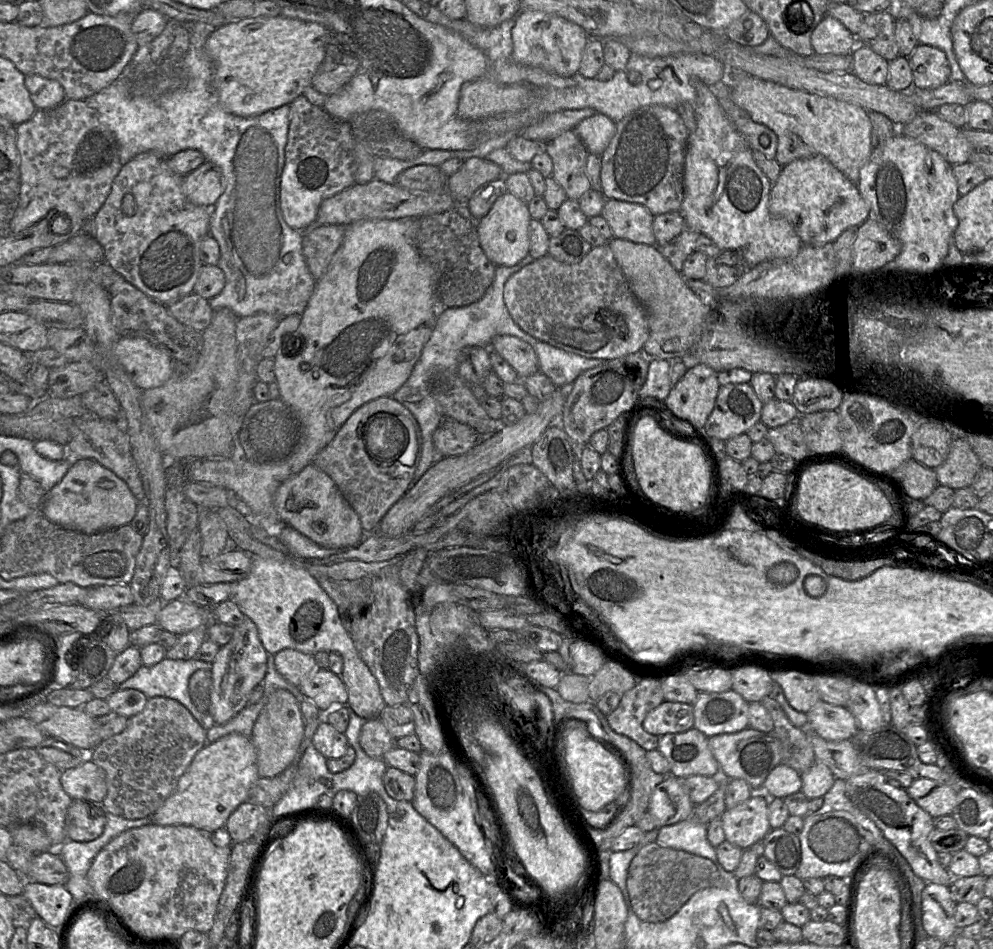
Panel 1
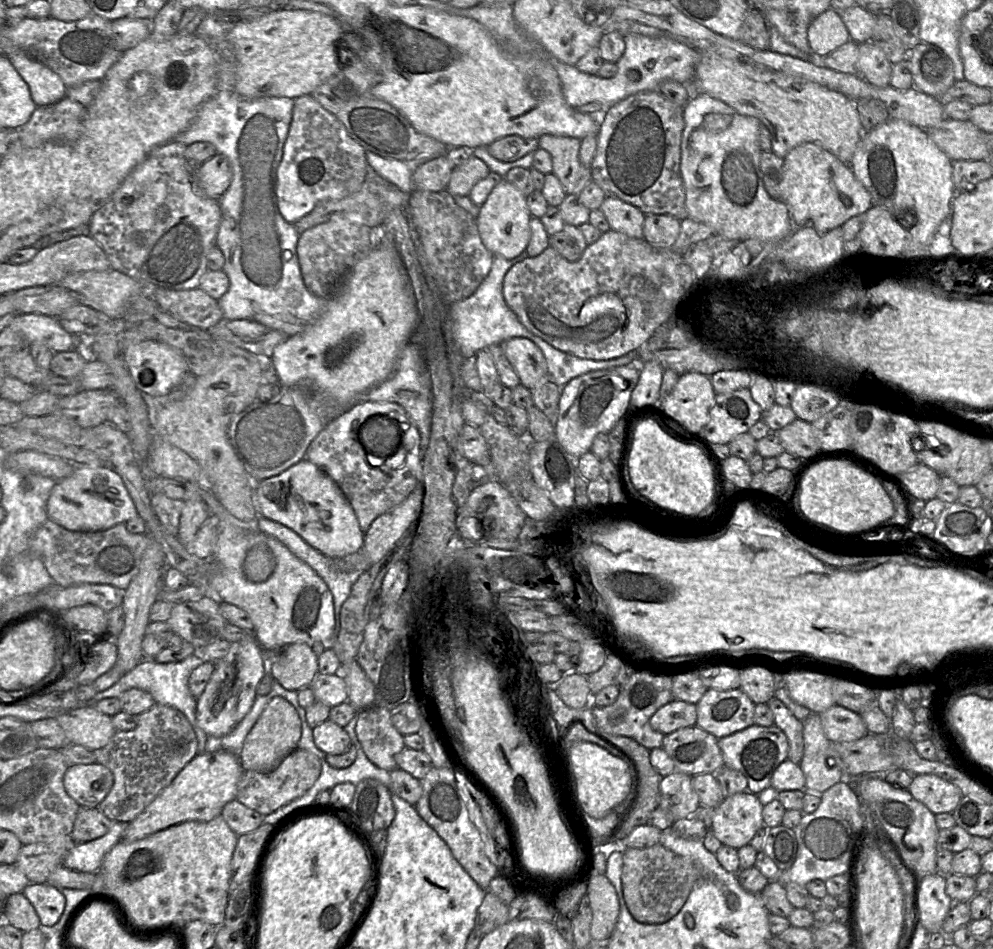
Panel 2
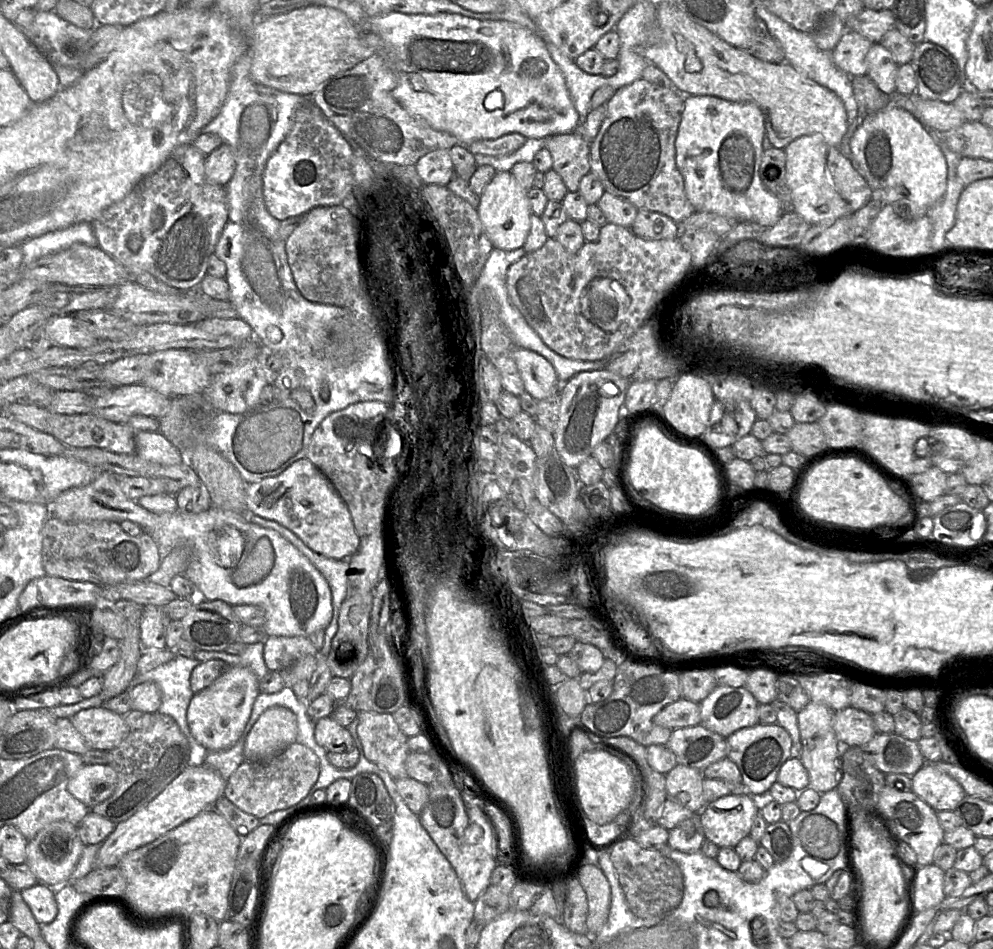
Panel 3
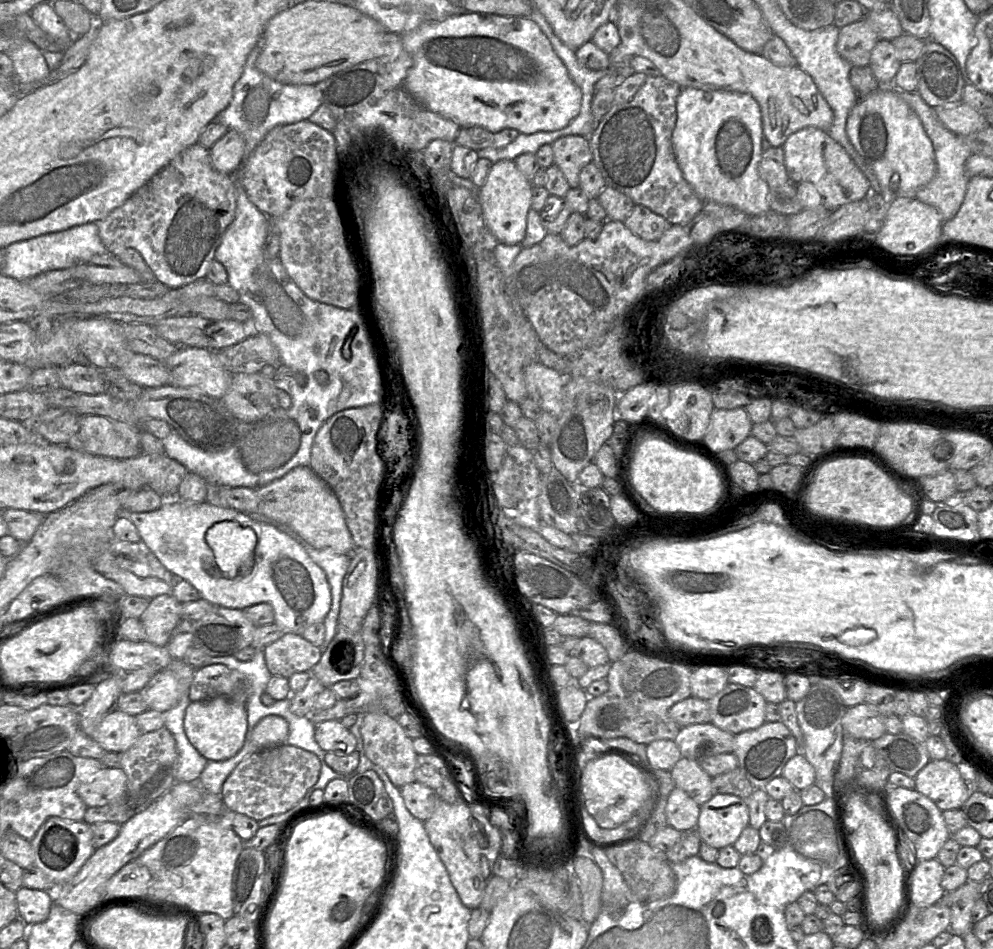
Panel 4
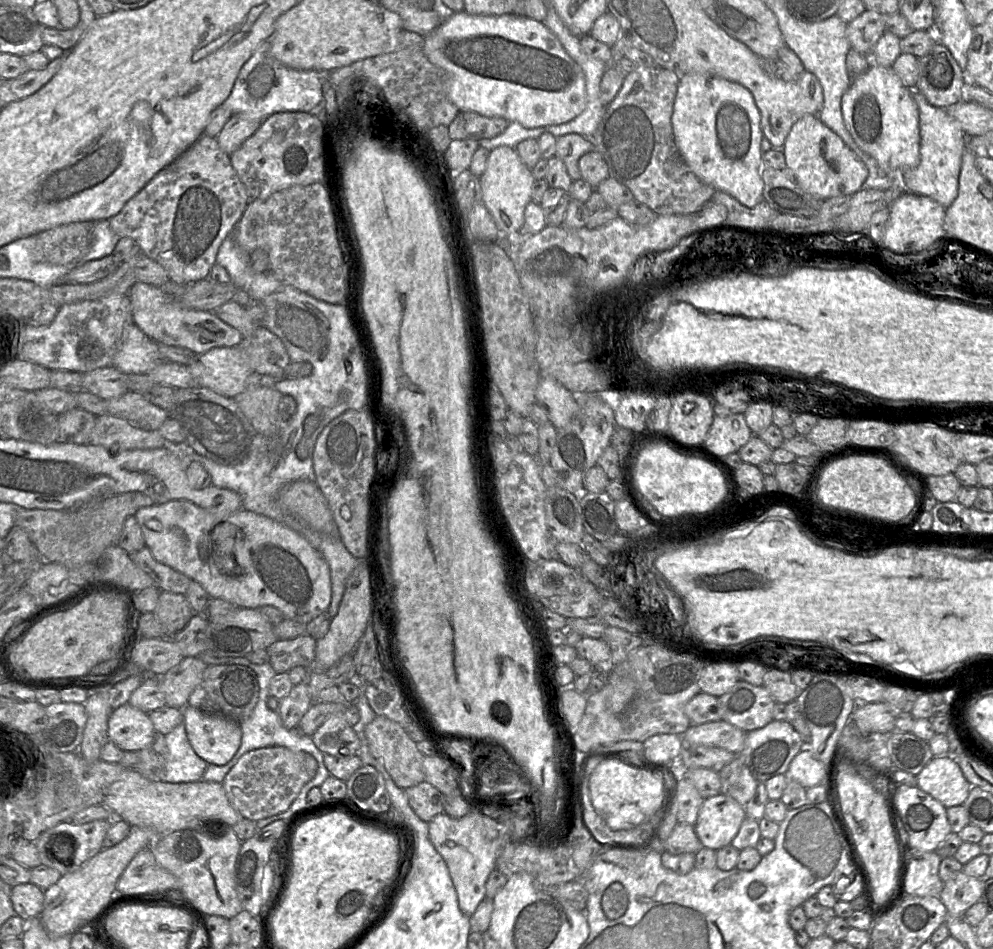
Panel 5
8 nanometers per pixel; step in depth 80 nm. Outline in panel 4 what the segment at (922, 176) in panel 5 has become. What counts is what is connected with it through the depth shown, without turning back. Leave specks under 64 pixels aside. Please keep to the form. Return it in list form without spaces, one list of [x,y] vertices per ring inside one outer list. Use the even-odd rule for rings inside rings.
[[[901,88],[881,89],[881,90],[894,90],[894,92],[897,95],[899,95],[913,109],[913,111],[919,117],[923,125],[923,128],[925,132],[927,133],[928,137],[930,138],[932,145],[933,145],[935,163],[936,163],[936,173],[933,179],[926,186],[921,188],[916,193],[916,198],[920,200],[921,202],[928,204],[930,206],[933,206],[935,209],[937,209],[937,211],[940,213],[943,219],[943,222],[952,219],[957,214],[963,202],[966,189],[967,189],[967,185],[968,185],[968,180],[969,180],[969,177],[967,176],[966,171],[965,171],[965,163],[968,157],[972,153],[971,153],[970,148],[964,142],[963,137],[965,136],[959,136],[955,134],[954,132],[950,131],[949,129],[947,129],[938,119],[937,114],[936,114],[936,109],[929,106],[922,99],[922,97],[918,94],[917,91],[907,92]]]

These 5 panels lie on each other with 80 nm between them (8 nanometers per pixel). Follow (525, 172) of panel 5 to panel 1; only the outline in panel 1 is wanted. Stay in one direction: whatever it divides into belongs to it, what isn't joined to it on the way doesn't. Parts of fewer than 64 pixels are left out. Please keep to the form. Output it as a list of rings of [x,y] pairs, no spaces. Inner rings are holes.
[[[508,191],[501,194],[489,212],[478,220],[477,234],[487,258],[496,266],[513,266],[529,253],[530,214],[525,202]]]

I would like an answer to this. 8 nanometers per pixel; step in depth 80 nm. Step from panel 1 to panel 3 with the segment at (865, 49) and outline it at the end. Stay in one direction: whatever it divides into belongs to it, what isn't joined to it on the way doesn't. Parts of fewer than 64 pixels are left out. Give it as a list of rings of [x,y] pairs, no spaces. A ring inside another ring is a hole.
[[[881,43],[872,44],[866,56],[866,63],[867,75],[881,91],[886,94],[896,91],[895,80],[899,65]]]

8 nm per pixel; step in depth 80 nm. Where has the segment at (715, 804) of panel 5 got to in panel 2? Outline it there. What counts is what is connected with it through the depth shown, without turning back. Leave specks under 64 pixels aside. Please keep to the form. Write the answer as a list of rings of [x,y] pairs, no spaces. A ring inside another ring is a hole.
[[[747,790],[728,796],[714,809],[711,831],[722,845],[739,849],[764,827],[762,809],[758,795]]]

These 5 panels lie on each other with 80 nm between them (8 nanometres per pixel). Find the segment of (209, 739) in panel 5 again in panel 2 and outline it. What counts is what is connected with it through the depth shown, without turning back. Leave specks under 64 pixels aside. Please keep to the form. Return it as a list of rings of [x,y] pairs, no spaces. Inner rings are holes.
[[[249,631],[243,639],[231,643],[228,653],[215,662],[210,680],[196,699],[198,726],[209,736],[222,737],[230,733],[252,708],[257,697],[256,687],[264,675],[264,649]]]

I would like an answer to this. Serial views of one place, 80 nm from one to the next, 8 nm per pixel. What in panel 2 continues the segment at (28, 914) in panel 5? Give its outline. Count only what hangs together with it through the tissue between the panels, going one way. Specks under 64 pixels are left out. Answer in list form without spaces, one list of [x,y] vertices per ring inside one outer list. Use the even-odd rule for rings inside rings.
[[[29,883],[22,893],[35,908],[42,928],[51,931],[66,905],[66,898],[61,889],[49,883]]]

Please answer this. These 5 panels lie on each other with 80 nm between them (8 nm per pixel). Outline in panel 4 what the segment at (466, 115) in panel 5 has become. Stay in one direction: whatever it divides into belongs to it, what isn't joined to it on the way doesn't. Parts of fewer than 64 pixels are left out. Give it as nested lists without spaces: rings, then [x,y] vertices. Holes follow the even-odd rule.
[[[478,126],[462,127],[454,144],[476,151],[484,148],[503,148],[514,141],[519,134],[520,132],[512,128],[491,132]]]

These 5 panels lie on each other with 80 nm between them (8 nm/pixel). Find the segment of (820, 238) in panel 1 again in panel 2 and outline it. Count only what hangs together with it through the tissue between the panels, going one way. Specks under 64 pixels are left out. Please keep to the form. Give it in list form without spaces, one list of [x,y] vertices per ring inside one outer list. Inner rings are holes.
[[[803,143],[793,149],[791,149],[784,157],[783,163],[783,173],[779,184],[779,199],[785,203],[788,208],[790,218],[794,225],[794,228],[801,227],[812,227],[820,233],[827,232],[837,227],[841,227],[848,219],[851,217],[866,213],[873,205],[873,200],[869,191],[864,187],[864,185],[856,178],[849,164],[841,162],[836,156],[834,156],[829,151],[820,147],[815,143]]]

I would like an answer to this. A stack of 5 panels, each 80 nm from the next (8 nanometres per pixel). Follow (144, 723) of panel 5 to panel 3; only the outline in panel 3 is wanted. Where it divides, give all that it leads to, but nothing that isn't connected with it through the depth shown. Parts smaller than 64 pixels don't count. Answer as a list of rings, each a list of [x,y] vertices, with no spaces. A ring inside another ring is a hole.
[[[104,706],[82,709],[69,719],[90,748],[103,751],[117,747],[131,731],[124,716]]]

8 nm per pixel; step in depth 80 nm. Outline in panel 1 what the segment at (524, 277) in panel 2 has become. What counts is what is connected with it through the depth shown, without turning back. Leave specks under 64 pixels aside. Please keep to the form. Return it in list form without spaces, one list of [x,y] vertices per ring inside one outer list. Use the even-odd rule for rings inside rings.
[[[608,242],[592,247],[576,264],[567,264],[546,254],[512,274],[504,286],[504,302],[519,327],[529,335],[586,358],[610,360],[641,352],[650,336],[648,315],[619,267]]]

